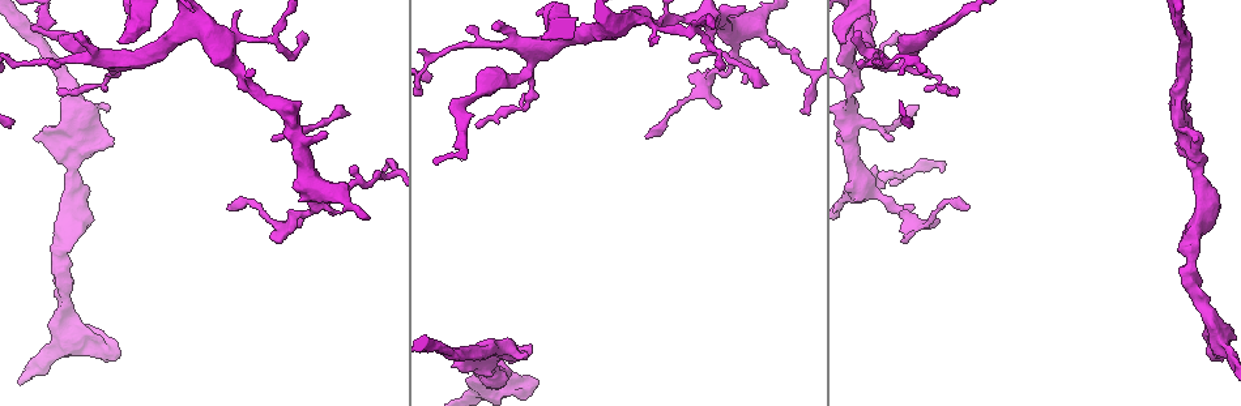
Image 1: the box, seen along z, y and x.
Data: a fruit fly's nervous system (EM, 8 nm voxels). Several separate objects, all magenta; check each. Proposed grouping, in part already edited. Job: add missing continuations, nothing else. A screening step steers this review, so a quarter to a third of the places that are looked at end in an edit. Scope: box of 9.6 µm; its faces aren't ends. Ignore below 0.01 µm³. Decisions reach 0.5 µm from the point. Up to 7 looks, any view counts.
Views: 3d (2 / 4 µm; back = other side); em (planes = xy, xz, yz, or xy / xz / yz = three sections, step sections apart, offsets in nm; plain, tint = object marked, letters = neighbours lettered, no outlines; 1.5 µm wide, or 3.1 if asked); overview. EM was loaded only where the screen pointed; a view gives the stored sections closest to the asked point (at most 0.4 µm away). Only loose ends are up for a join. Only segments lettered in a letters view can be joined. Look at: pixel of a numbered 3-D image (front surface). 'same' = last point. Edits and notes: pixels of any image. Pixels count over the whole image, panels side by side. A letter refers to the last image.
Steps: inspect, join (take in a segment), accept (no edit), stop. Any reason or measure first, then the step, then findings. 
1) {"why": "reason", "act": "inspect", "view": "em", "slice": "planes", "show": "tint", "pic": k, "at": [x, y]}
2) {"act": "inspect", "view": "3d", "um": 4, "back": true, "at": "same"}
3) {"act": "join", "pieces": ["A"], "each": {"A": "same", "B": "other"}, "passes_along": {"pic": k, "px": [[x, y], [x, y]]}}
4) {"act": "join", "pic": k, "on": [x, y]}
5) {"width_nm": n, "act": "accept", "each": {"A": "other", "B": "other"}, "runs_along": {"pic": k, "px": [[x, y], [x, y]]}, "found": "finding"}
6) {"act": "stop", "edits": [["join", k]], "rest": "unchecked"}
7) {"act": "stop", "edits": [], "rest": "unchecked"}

{"why": "thin end", "act": "inspect", "view": "3d", "um": 2, "pic": 1, "at": [477, 125]}

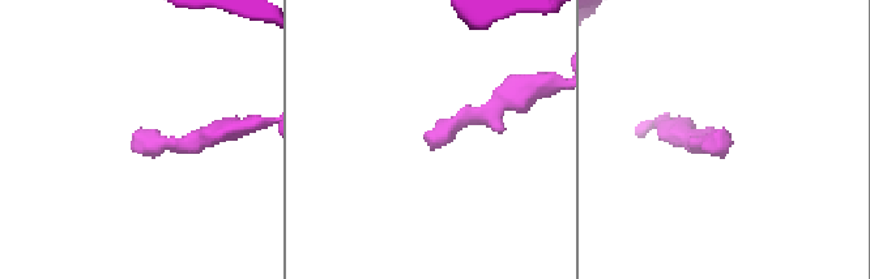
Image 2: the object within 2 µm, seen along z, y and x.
{"act": "inspect", "view": "em", "slice": "xz", "step": 8, "show": "letters", "pic": 2, "at": [428, 137]}

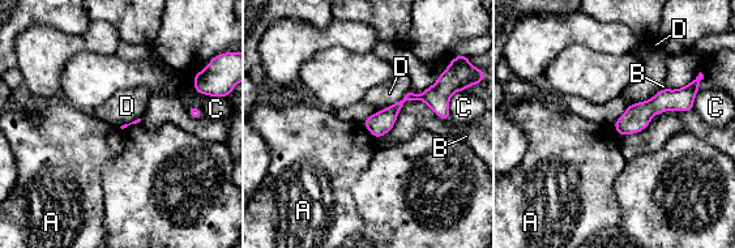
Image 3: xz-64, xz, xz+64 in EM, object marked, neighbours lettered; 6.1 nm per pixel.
{"act": "accept", "each": {"A": "other", "B": "other", "C": "other", "D": "other"}, "border": {"pic": 3, "px": [[362, 123], [375, 139]]}, "found": "no lettered segment goes on from it"}

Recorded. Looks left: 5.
{"act": "inspect", "view": "3d", "um": 2, "pic": 1, "at": [531, 350]}

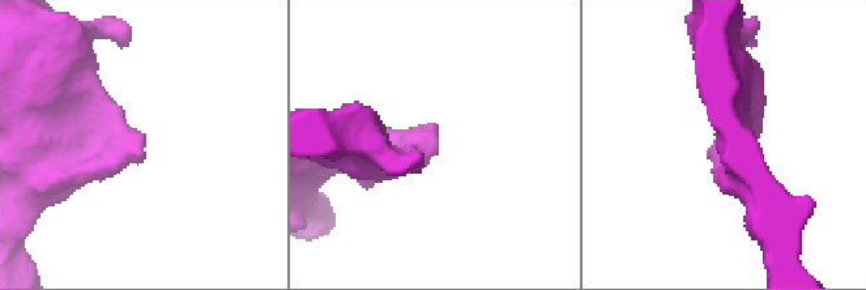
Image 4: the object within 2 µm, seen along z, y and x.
{"act": "inspect", "view": "em", "um": 3.1, "slice": "yz", "step": 8, "show": "letters", "pic": 4, "at": [436, 139]}

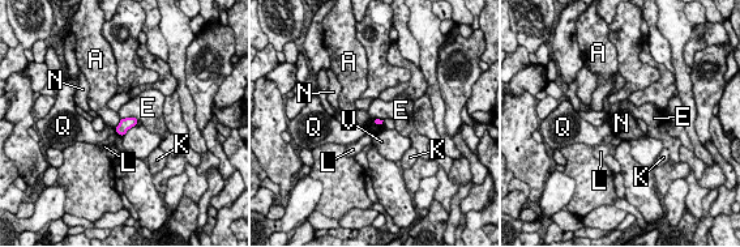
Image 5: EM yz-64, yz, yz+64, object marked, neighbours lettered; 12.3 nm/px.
{"why": "cut it another way", "act": "inspect", "view": "em", "um": 3.1, "slice": "xy", "step": 8, "show": "letters", "at": "same"}

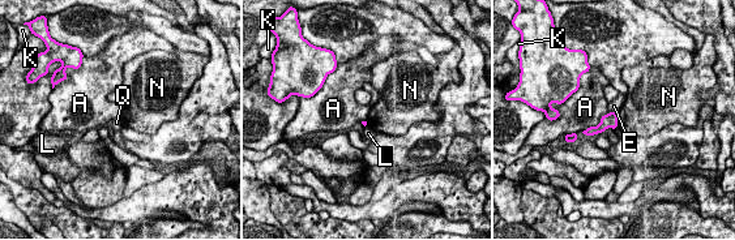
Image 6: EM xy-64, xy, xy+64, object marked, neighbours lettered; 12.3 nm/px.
{"longest_contact_nm": ["A", 440], "act": "accept", "each": {"A": "other", "E": "other", "K": "other", "L": "other", "N": "other", "Q": "other"}, "border": {"pic": 6, "px": [[616, 114], [618, 127]]}, "found": "no lettered segment goes on from it"}

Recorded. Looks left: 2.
{"act": "inspect", "view": "em", "slice": "xy", "step": 4, "show": "tint", "pic": 1, "at": [939, 222]}

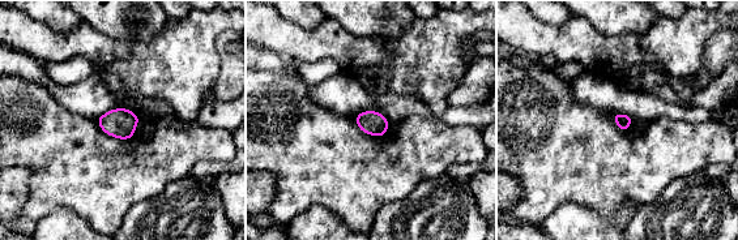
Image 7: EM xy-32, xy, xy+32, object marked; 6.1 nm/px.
{"act": "inspect", "view": "em", "slice": "planes", "show": "letters", "at": "same"}

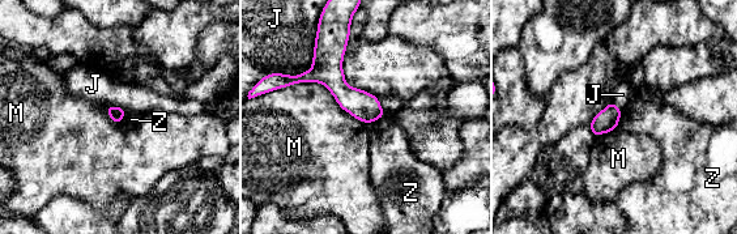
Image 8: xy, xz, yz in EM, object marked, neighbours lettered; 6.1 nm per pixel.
{"width_nm": 90, "act": "accept", "each": {"J": "other", "M": "other", "Z": "other"}, "found": "no lettered segment goes on from it"}

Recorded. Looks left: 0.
{"act": "stop", "edits": [], "rest": "unchecked"}

